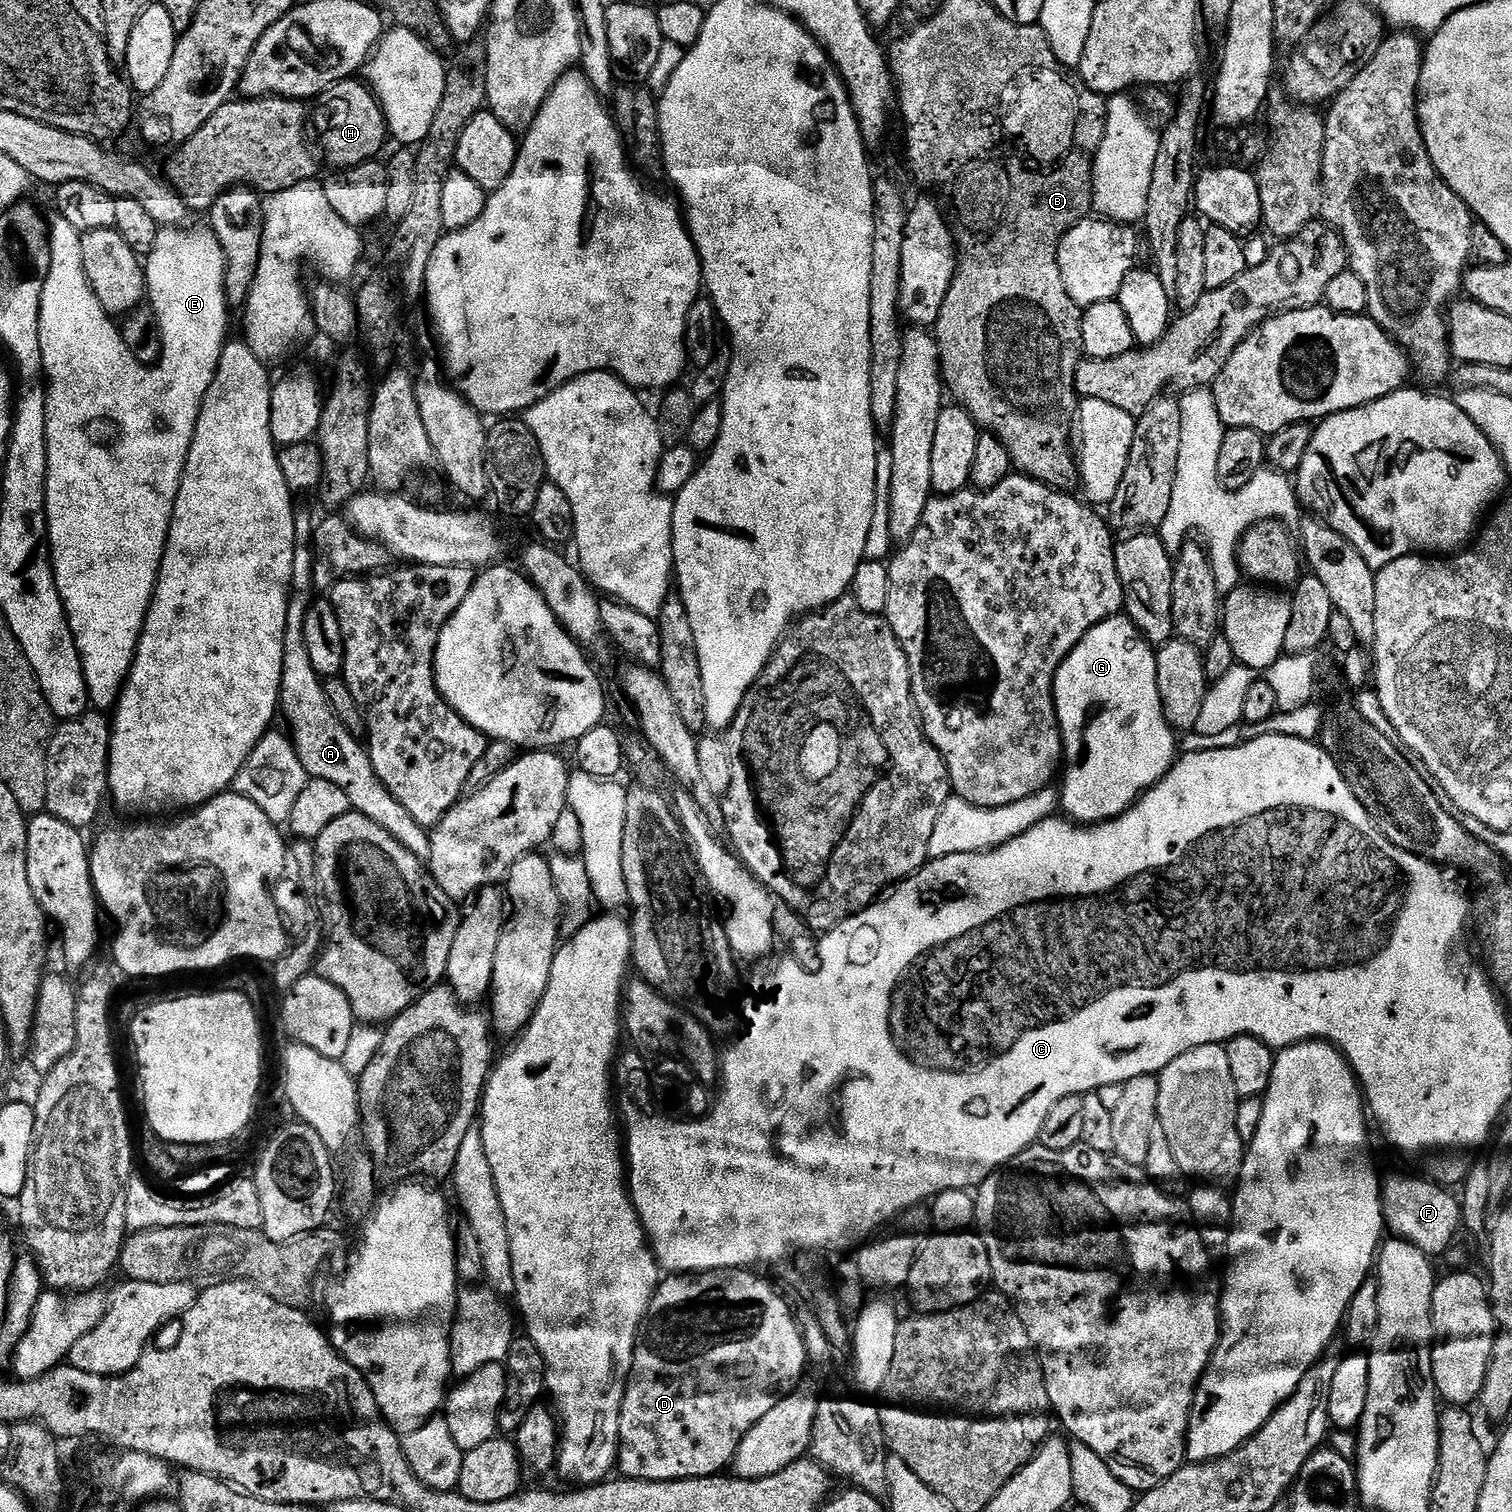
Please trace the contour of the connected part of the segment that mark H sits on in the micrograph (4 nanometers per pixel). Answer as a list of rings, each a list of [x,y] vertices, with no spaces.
[[[349,78],[347,80],[339,80],[337,84],[332,84],[320,95],[318,98],[318,104],[321,104],[324,107],[324,133],[320,136],[320,148],[319,151],[322,153],[324,151],[324,156],[329,160],[333,165],[331,166],[336,170],[343,170],[345,168],[353,168],[354,166],[358,166],[359,164],[364,164],[367,160],[377,159],[381,154],[380,151],[384,148],[384,143],[389,143],[390,137],[388,135],[388,123],[386,122],[386,118],[384,117],[384,111],[382,110],[382,106],[376,100],[375,94],[372,92],[371,88],[368,87],[367,83],[363,79],[360,78]]]

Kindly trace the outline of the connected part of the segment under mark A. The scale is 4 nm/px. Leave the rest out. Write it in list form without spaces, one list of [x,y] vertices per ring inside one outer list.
[[[296,512],[296,549],[294,550],[294,570],[292,586],[288,598],[288,617],[286,618],[286,634],[284,635],[284,657],[282,658],[282,686],[280,687],[279,715],[288,723],[287,735],[296,747],[302,766],[313,780],[334,782],[350,798],[353,809],[361,812],[370,822],[378,822],[382,830],[389,832],[410,854],[422,861],[430,857],[432,837],[429,829],[422,827],[390,790],[378,778],[374,766],[370,762],[365,745],[352,736],[350,730],[339,721],[324,689],[325,681],[316,673],[310,662],[310,653],[306,651],[306,614],[314,603],[314,553],[312,537],[314,535],[314,519],[308,512]]]

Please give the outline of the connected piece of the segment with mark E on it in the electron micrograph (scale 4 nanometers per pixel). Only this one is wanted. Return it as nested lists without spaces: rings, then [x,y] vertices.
[[[59,214],[50,220],[48,245],[50,246],[50,274],[44,279],[42,302],[40,303],[40,345],[44,359],[46,377],[46,514],[48,515],[48,547],[52,557],[52,573],[58,594],[62,598],[64,612],[68,615],[68,625],[76,643],[76,649],[82,662],[82,674],[88,691],[88,703],[96,710],[115,709],[116,699],[124,684],[128,681],[128,672],[136,657],[136,647],[144,629],[144,619],[148,607],[152,605],[152,595],[156,589],[156,579],[160,573],[160,563],[164,557],[164,547],[168,537],[168,528],[172,524],[174,502],[182,482],[186,458],[194,438],[198,414],[206,398],[206,390],[216,377],[216,366],[220,363],[226,341],[229,339],[228,315],[230,309],[224,293],[224,275],[226,262],[222,246],[212,233],[211,227],[192,228],[193,226],[161,227],[156,234],[154,250],[146,257],[146,275],[148,277],[147,299],[160,324],[160,337],[164,351],[155,366],[140,364],[134,354],[124,345],[117,321],[108,315],[92,293],[90,282],[86,278],[86,269],[82,266],[82,233],[74,230],[66,218]]]

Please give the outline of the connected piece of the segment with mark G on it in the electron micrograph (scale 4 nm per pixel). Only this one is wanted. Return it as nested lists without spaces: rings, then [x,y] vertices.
[[[1127,615],[1112,616],[1098,626],[1094,626],[1082,638],[1082,642],[1078,642],[1078,646],[1074,646],[1074,650],[1070,650],[1070,654],[1062,662],[1062,666],[1058,666],[1058,674],[1054,678],[1054,686],[1052,687],[1052,701],[1056,704],[1056,717],[1064,743],[1062,761],[1064,785],[1059,785],[1058,788],[1058,804],[1062,812],[1064,808],[1063,815],[1067,819],[1081,826],[1101,824],[1103,820],[1113,820],[1116,816],[1120,816],[1127,808],[1131,808],[1149,788],[1153,788],[1171,770],[1178,759],[1178,751],[1176,752],[1177,733],[1168,724],[1166,714],[1162,710],[1162,698],[1158,694],[1156,652],[1153,645],[1149,644],[1139,630],[1132,625],[1132,621],[1128,619]]]

